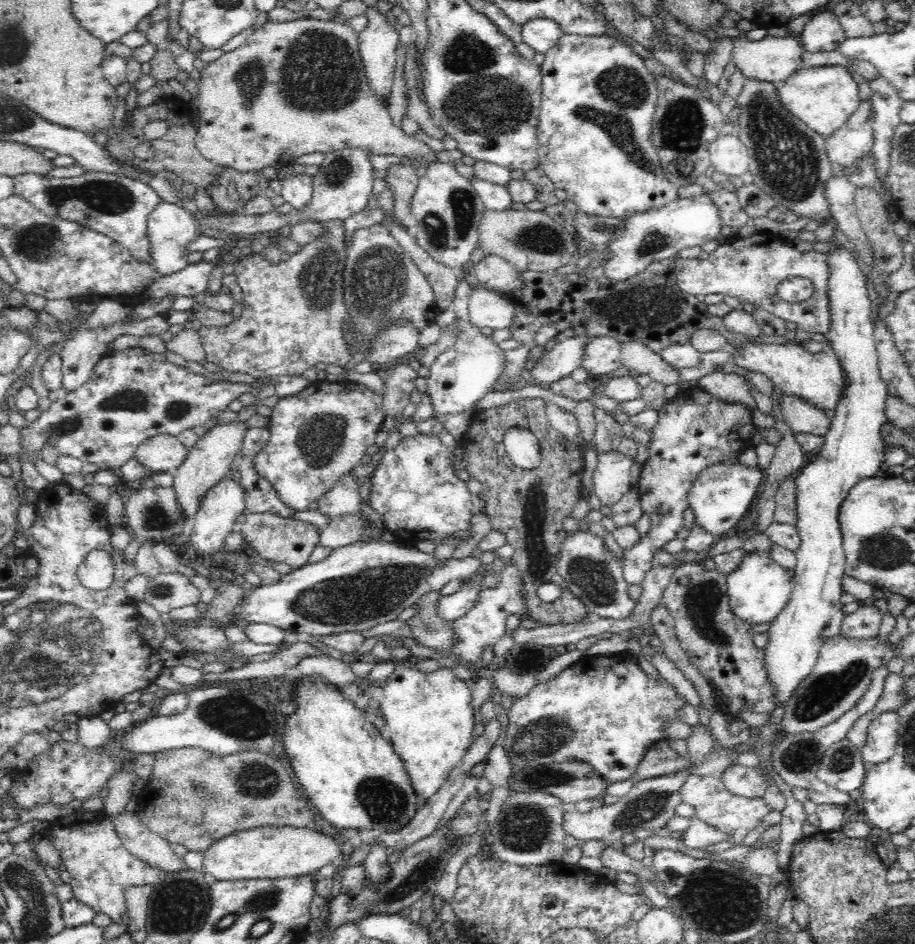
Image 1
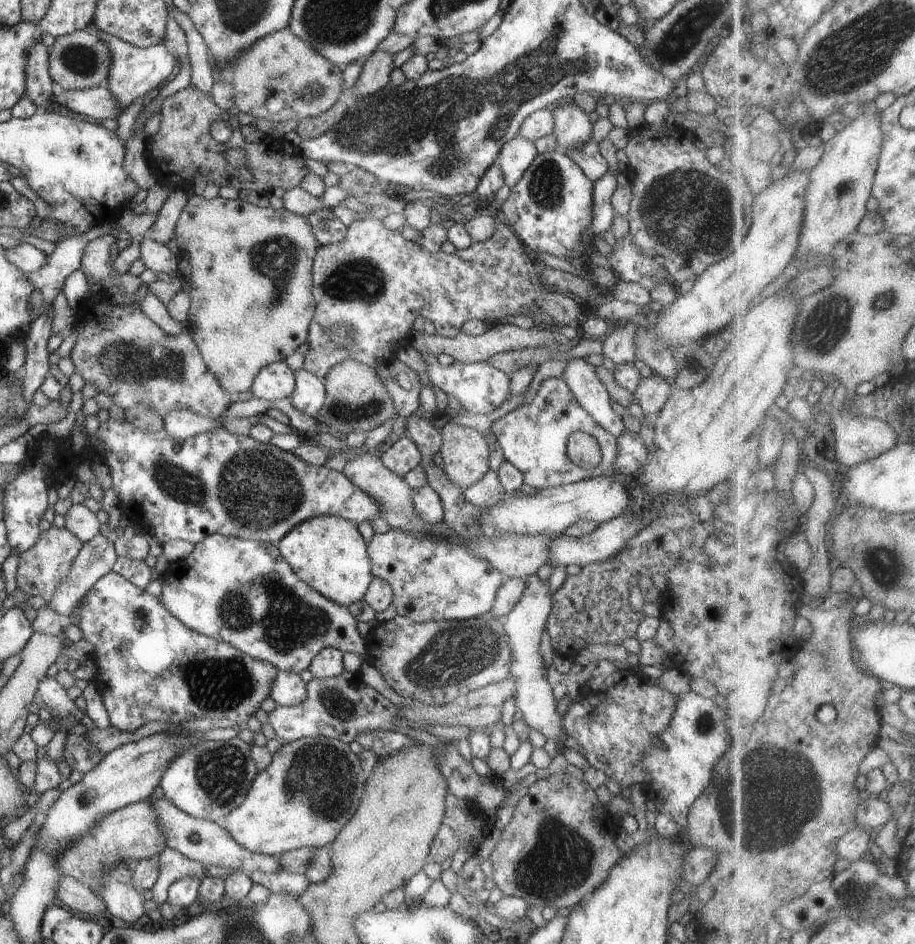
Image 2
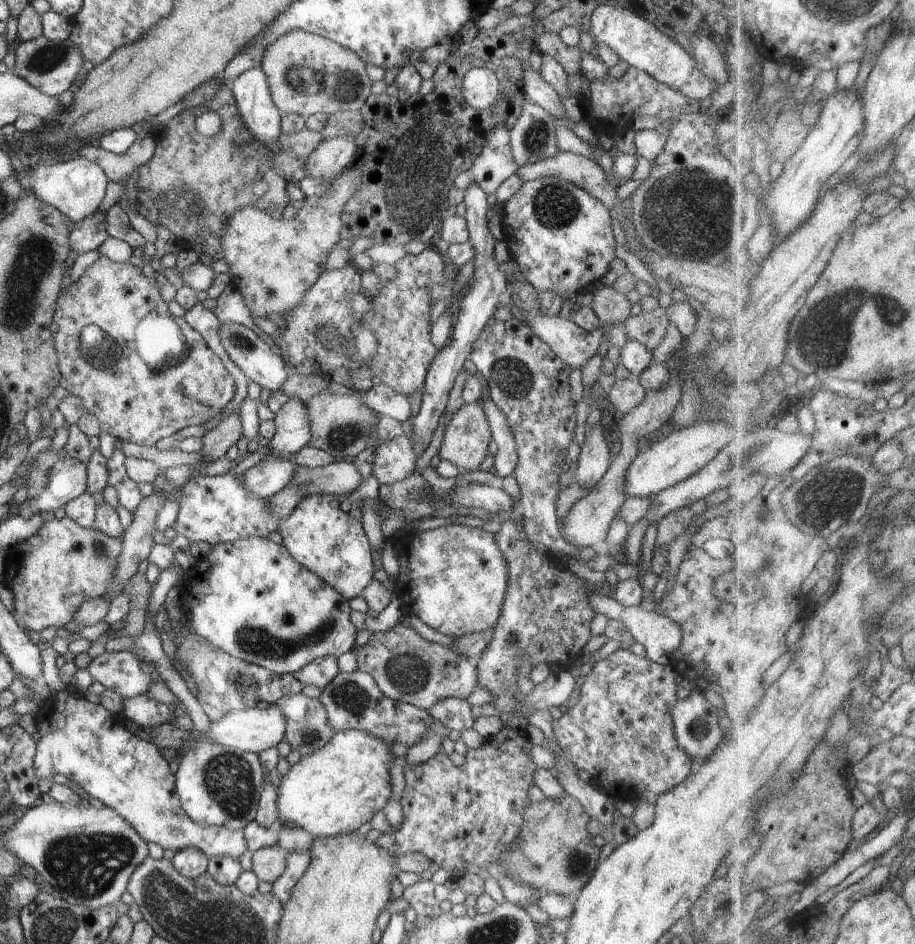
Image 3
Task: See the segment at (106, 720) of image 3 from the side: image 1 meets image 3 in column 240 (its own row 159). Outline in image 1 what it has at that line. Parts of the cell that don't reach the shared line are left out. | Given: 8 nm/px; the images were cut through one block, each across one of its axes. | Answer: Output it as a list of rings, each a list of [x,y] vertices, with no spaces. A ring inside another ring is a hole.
[[[871,99],[861,100],[858,108],[846,120],[844,126],[840,126],[836,132],[825,137],[827,146],[827,155],[832,165],[838,164],[843,169],[852,166],[857,158],[860,158],[864,153],[870,153],[874,142],[874,131],[872,120],[870,121],[870,114],[872,114]]]

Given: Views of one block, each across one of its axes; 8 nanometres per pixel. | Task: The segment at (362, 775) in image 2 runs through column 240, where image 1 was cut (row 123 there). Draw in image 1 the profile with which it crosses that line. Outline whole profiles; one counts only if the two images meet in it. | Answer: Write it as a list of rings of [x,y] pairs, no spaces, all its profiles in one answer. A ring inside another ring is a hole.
[[[841,65],[803,66],[777,85],[783,107],[820,136],[830,136],[858,108],[860,91],[851,71]]]

